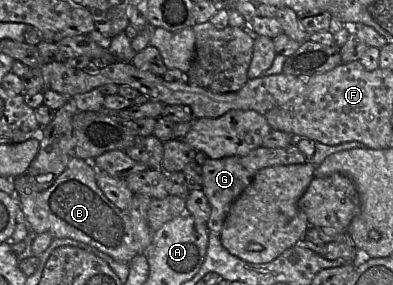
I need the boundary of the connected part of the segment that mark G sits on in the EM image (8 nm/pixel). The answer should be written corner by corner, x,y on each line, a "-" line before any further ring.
295,143
284,148
258,147
246,156
231,156
223,159
207,158
203,165
203,186
211,206
211,214
206,222
209,231
219,235
223,222
233,202
249,186
254,175
261,169
277,165
304,164
308,161
306,156
298,149

